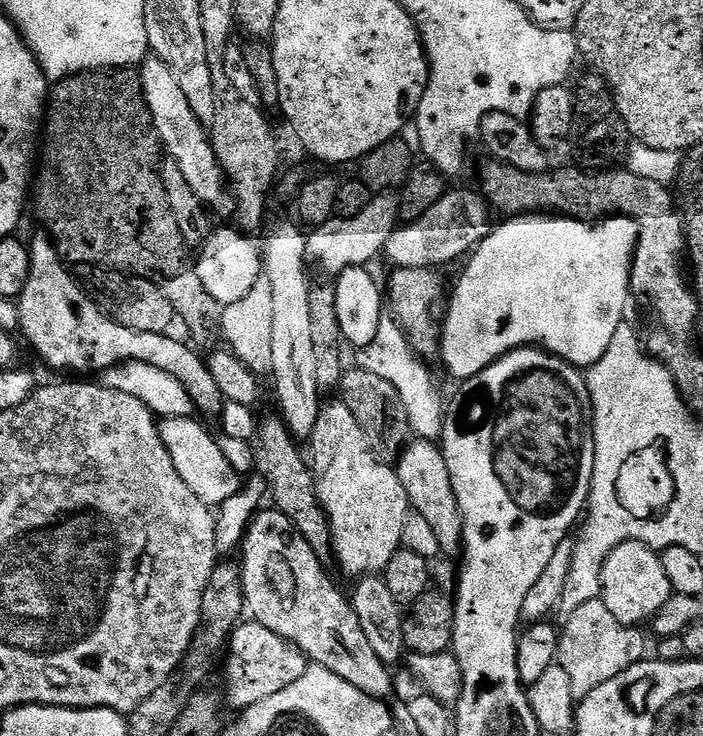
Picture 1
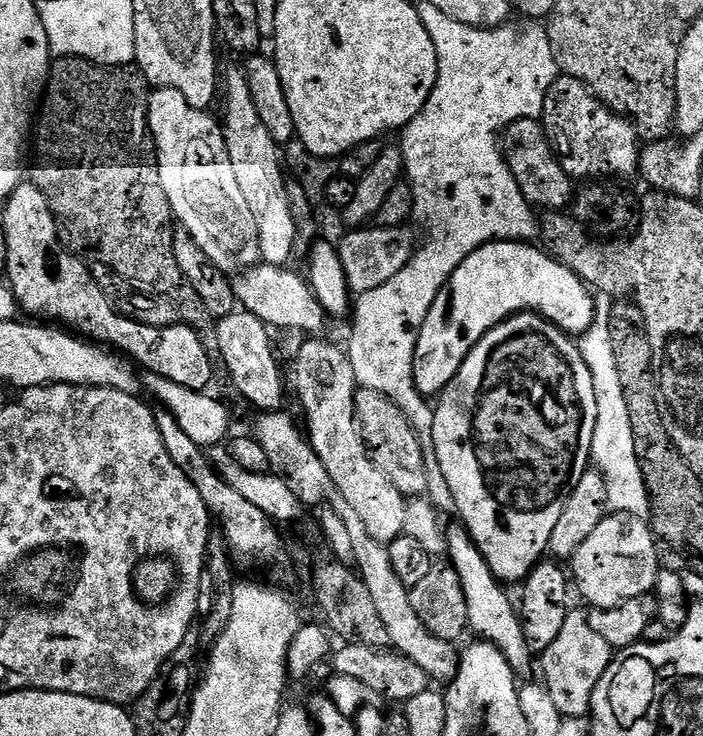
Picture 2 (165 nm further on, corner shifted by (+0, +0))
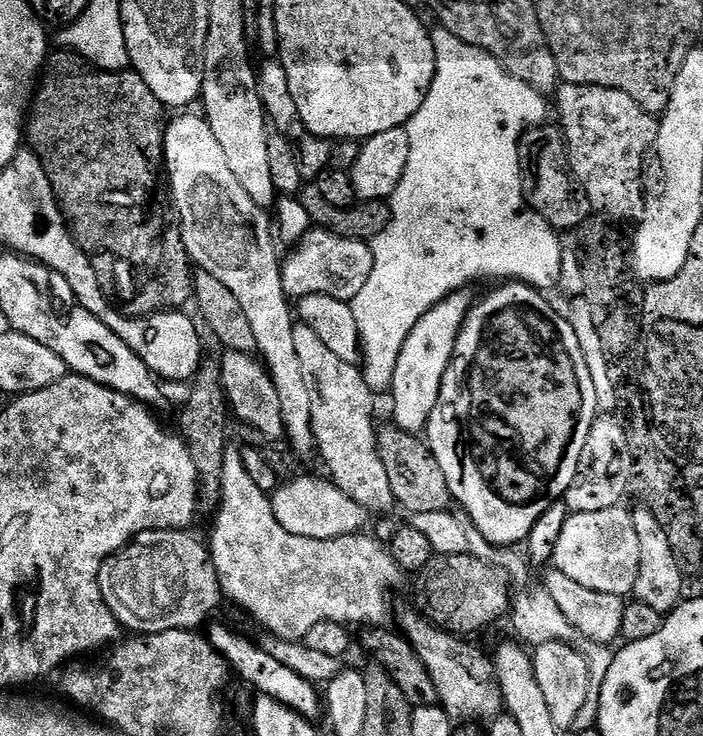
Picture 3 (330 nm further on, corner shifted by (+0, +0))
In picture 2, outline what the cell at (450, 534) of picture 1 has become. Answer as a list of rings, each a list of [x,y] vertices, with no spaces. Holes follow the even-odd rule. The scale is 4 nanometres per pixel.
[[[463,526],[447,529],[448,550],[446,553],[447,563],[454,566],[458,574],[458,582],[462,582],[462,594],[466,594],[466,618],[471,635],[481,641],[494,645],[510,662],[510,666],[516,671],[517,677],[524,675],[532,668],[534,654],[530,646],[526,644],[522,622],[517,605],[512,605],[510,597],[504,593],[505,585],[496,579],[486,558],[478,550],[478,546],[472,541],[472,535]]]

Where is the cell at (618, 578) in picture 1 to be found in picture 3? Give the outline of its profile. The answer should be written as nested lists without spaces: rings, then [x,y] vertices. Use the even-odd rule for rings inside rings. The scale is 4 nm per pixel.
[[[617,506],[610,510],[571,513],[562,526],[551,563],[562,574],[574,578],[578,586],[586,586],[586,590],[627,597],[634,590],[634,582],[638,582],[639,553],[632,512]]]

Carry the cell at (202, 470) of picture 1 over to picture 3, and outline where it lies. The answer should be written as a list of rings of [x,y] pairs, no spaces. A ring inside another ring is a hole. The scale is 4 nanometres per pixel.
[[[297,475],[287,482],[281,483],[271,493],[272,513],[282,526],[282,530],[290,530],[290,534],[298,534],[298,538],[314,538],[315,540],[333,540],[343,536],[355,536],[370,520],[370,514],[350,494],[342,494],[331,479],[320,476]]]

